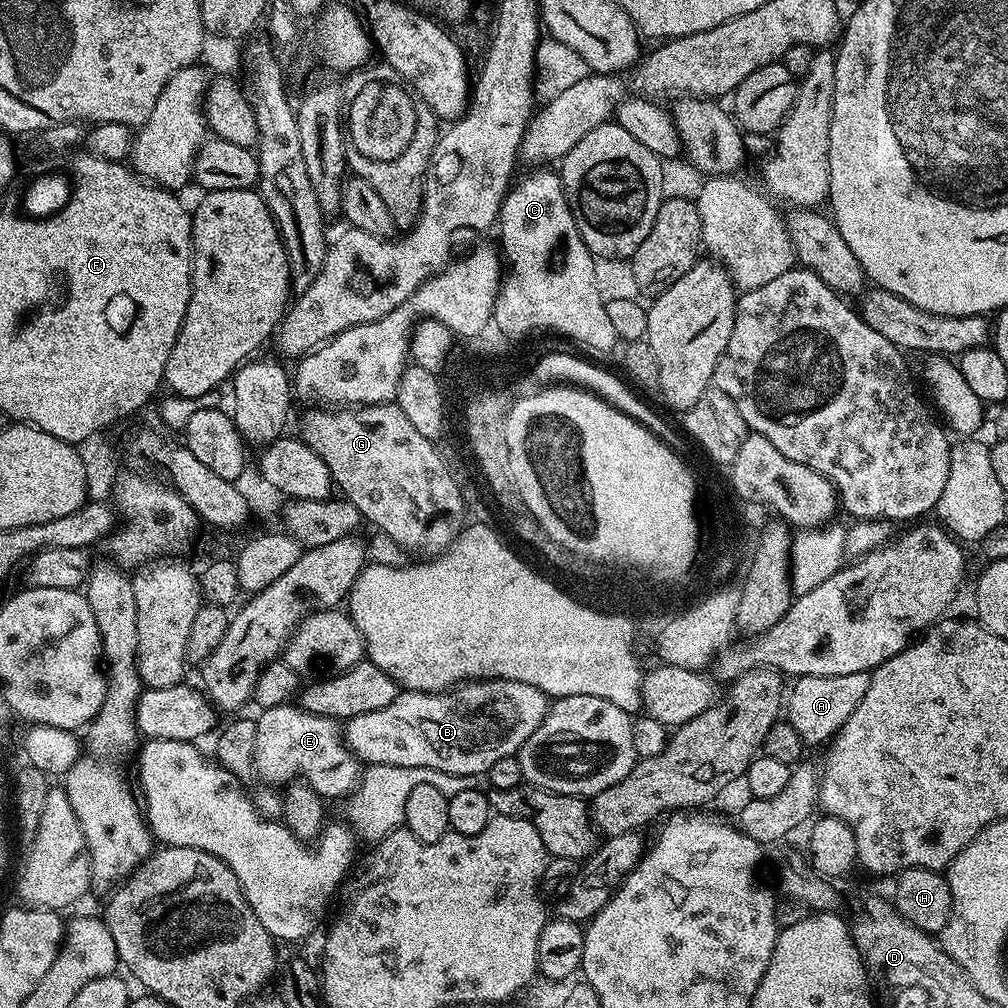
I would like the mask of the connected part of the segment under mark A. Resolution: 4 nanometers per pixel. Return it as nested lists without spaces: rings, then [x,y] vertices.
[[[869,673],[838,674],[837,676],[802,676],[791,685],[786,696],[786,719],[798,730],[805,745],[831,741],[840,727],[858,710],[858,704],[866,698]]]

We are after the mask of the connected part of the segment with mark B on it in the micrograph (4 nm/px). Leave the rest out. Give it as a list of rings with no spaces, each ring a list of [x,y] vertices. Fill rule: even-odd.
[[[473,678],[454,684],[450,688],[445,688],[442,692],[414,692],[404,690],[396,696],[394,702],[390,702],[390,706],[382,706],[382,710],[363,712],[347,721],[346,743],[352,749],[352,754],[357,760],[371,765],[389,764],[390,766],[398,767],[429,767],[430,770],[445,771],[446,774],[474,775],[479,777],[481,774],[486,774],[490,770],[490,766],[494,766],[494,762],[498,762],[498,758],[516,756],[520,751],[520,747],[526,742],[526,738],[530,738],[530,734],[534,734],[534,730],[543,722],[549,707],[550,697],[545,692],[538,690],[534,686],[530,686],[526,682],[518,682],[517,680]]]

